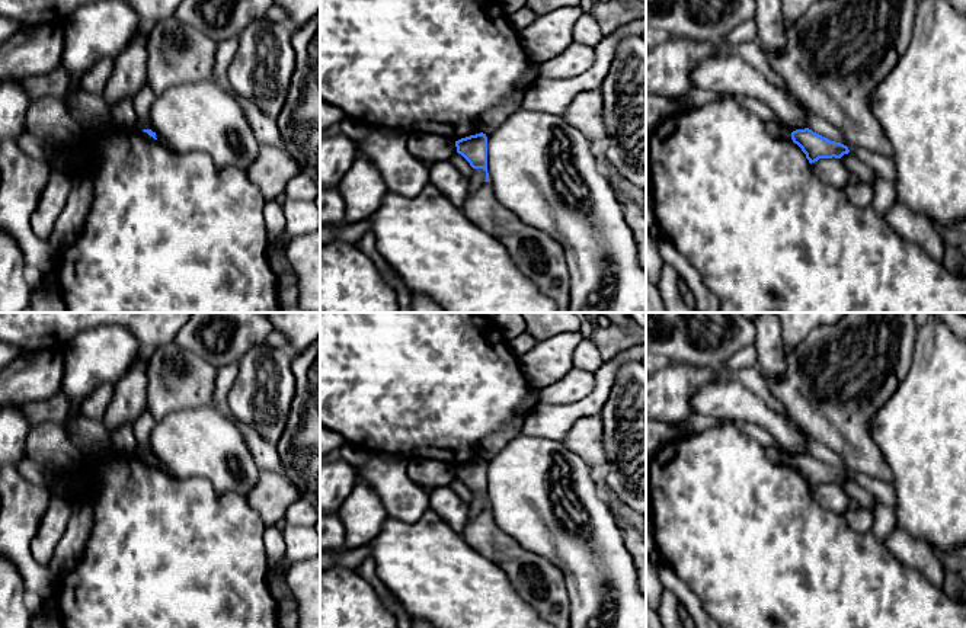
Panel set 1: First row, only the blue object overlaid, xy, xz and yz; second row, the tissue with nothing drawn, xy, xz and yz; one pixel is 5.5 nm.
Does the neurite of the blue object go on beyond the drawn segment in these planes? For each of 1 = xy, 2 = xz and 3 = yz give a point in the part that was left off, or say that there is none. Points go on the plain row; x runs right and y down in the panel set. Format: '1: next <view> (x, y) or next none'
1: next none
2: next none
3: next none

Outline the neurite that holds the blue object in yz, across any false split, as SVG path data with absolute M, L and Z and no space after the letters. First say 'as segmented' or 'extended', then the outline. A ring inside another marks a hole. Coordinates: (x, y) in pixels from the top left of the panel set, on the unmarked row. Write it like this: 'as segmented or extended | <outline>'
as segmented | M809 454L793 456L791 465L802 474L810 490L819 484L841 484L850 478L847 471L831 467Z

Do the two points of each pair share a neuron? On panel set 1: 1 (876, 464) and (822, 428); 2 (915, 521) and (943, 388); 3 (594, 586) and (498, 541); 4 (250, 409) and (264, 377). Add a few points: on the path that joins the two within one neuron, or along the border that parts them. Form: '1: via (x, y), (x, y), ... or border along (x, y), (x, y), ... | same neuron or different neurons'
1: via (863, 454), (835, 428) | same neuron
2: via (943, 487), (943, 422) | same neuron
3: border along (531, 551), (546, 557), (560, 570) | different neurons
4: via (258, 401), (262, 396), (262, 384) | same neuron

